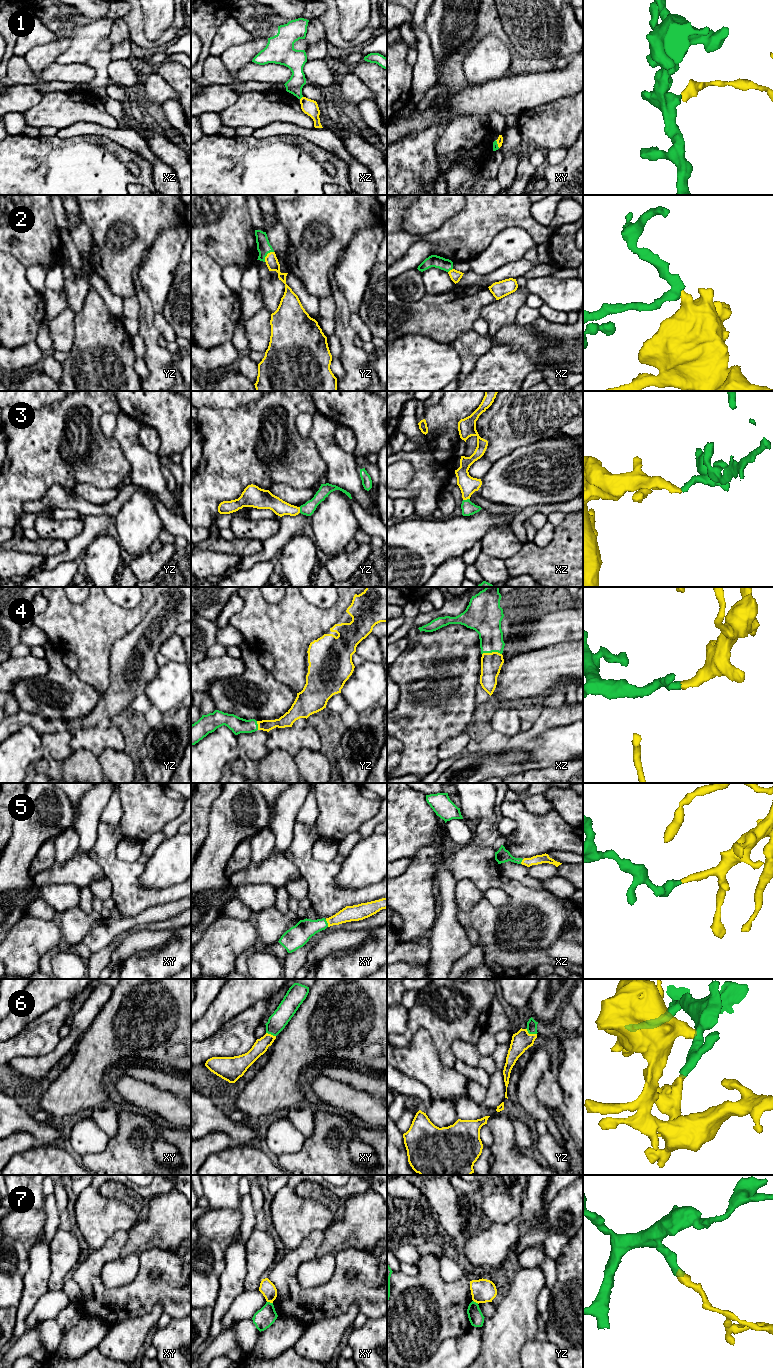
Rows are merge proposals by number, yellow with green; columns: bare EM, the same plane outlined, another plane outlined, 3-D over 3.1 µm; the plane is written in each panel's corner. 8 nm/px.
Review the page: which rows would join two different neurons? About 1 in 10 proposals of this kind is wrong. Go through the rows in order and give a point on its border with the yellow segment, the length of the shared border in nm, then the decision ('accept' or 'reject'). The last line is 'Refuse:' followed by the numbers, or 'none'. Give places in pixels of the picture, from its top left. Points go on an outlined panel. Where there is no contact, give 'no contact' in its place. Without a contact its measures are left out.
1: meets yellow in xz at (301, 98); contact 40 nm long; reject
2: meets yellow in yz at (267, 255); contact 120 nm long; accept
3: meets yellow in xz at (466, 499); contact 60 nm long; accept
4: meets yellow in xz at (492, 652); contact 160 nm long; accept
5: meets yellow in xy at (327, 922); contact 70 nm long; accept
6: meets yellow in yz at (530, 1034); contact 100 nm long; accept
7: meets yellow in xy at (270, 1302); contact 50 nm long; reject
Refuse: 1, 7

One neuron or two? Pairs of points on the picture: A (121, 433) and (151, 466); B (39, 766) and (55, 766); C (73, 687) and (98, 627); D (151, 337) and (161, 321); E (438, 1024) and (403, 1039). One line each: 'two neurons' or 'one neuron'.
A: one neuron
B: one neuron
C: two neurons
D: two neurons
E: one neuron

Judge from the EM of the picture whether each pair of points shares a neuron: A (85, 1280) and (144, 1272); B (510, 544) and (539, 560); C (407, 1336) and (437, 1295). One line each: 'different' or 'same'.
A: same
B: different
C: same

